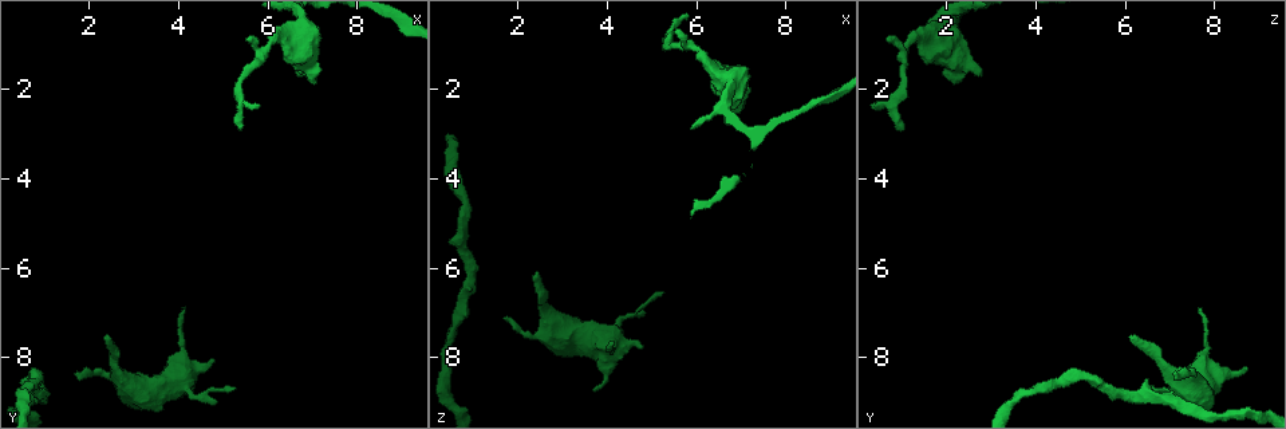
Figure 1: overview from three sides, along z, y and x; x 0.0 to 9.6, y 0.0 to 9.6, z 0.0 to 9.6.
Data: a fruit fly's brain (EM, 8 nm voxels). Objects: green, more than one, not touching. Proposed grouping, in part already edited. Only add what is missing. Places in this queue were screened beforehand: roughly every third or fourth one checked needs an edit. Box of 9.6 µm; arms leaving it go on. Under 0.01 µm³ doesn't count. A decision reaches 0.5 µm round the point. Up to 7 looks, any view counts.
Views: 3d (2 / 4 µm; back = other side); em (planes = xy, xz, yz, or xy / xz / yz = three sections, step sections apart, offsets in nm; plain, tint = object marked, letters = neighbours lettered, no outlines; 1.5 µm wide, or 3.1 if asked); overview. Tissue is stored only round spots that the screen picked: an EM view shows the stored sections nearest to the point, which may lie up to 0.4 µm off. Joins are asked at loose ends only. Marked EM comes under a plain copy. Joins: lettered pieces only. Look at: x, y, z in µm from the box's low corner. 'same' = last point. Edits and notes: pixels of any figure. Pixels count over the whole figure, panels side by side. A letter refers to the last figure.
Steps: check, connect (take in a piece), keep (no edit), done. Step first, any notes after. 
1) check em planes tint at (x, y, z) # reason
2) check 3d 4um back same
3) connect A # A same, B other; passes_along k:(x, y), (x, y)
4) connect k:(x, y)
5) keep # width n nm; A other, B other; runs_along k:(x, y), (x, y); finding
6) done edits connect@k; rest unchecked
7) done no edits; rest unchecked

check 3d 2um at (5.50, 0.85, 0.70) # free end

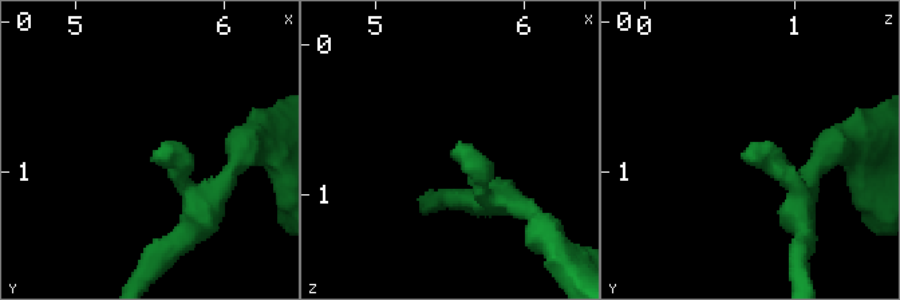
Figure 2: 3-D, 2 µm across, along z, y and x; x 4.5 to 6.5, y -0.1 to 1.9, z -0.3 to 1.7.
check em planes letters at (5.54, 0.88, 0.66)

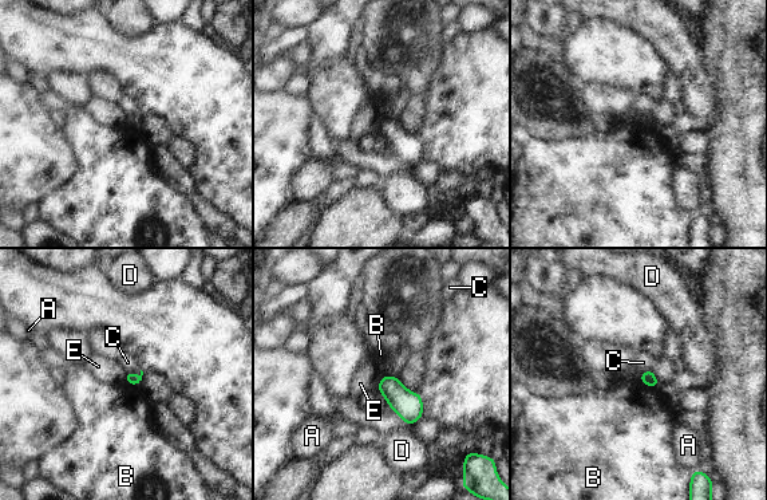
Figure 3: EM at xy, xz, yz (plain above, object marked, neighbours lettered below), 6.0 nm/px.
keep # A other, B other, C other, D other, E other; border 3:(384, 374), (376, 389); no lettered piece goes on from it

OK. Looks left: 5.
check em xz step 4 letters at (2.45, 7.50, 6.05) # branch stops here

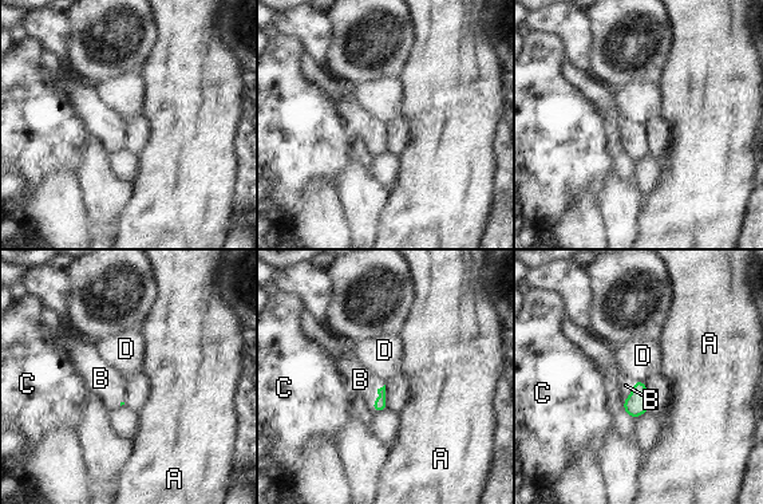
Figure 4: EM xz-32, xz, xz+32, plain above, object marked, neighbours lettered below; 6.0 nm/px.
connect B # A other, B same, C other, D other; passes_along 4:(379, 404), (378, 398), (360, 380); the cell continues

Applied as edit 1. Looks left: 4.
check em planes letters at (5.30, 8.70, 6.55) # thin end

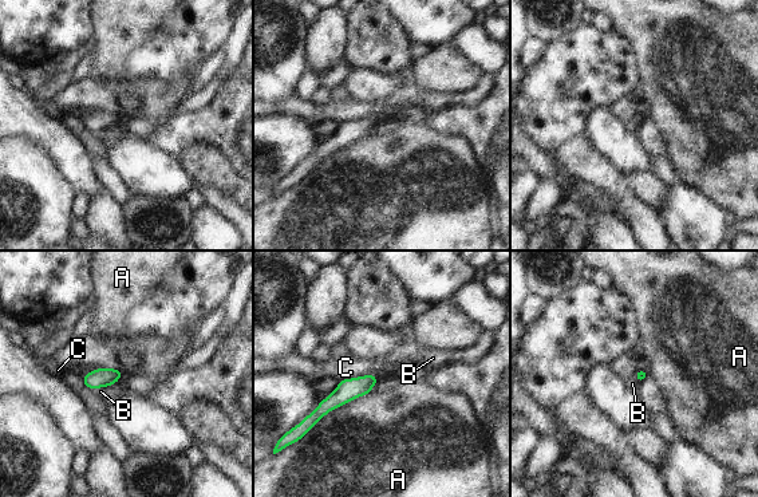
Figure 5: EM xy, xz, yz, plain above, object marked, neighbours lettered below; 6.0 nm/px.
keep # A other, B other, C other; no lettered piece goes on from it

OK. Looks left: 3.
done edits connect@4; rest unchecked

